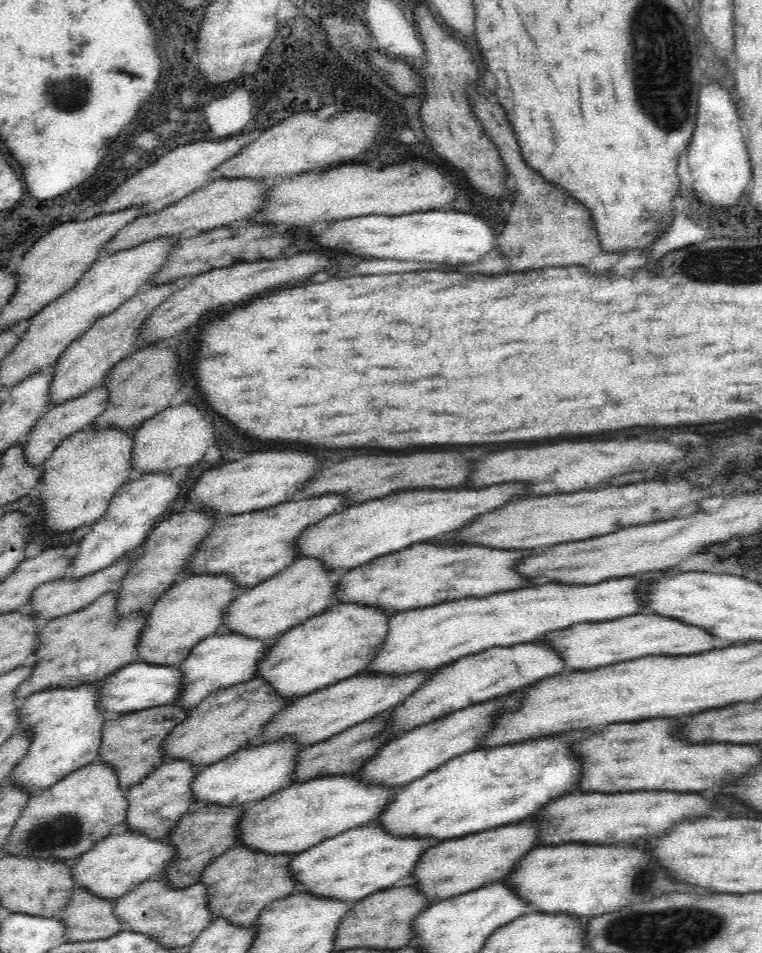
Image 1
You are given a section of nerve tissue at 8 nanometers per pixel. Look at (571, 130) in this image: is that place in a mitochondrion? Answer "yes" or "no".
no

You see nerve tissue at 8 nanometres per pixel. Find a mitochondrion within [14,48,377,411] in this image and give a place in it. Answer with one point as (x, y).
(69, 94)

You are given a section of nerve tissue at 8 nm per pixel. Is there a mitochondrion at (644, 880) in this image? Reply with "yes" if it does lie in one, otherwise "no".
yes

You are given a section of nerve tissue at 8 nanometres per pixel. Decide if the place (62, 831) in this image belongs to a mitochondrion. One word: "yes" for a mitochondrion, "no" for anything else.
yes

